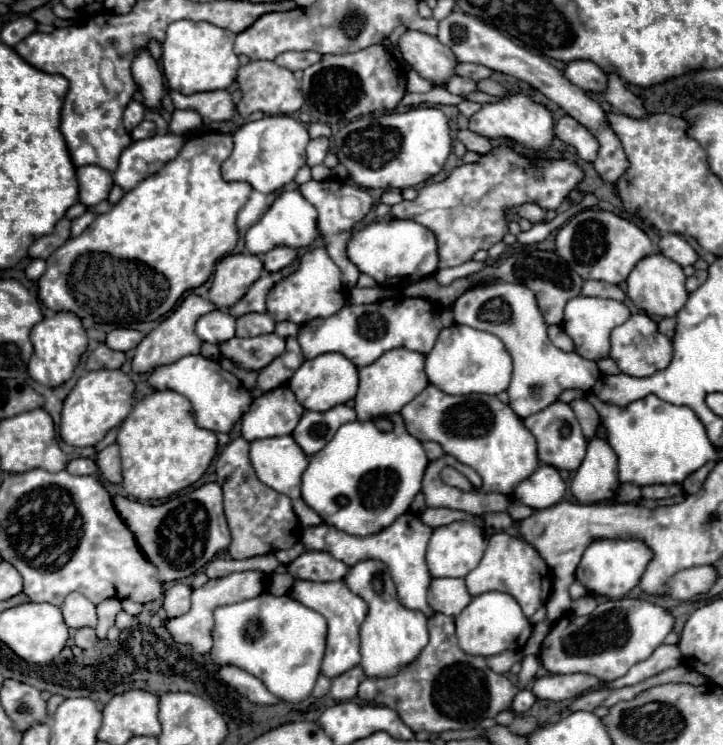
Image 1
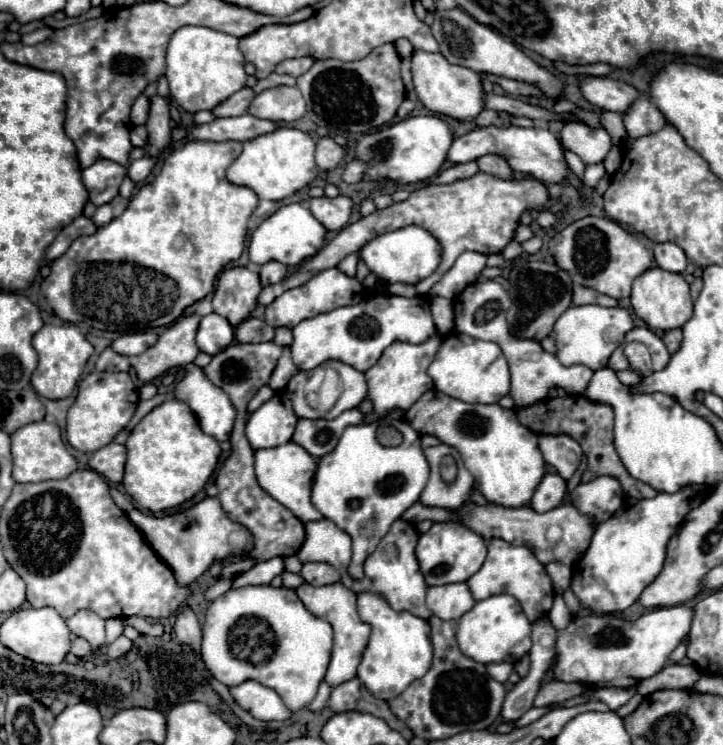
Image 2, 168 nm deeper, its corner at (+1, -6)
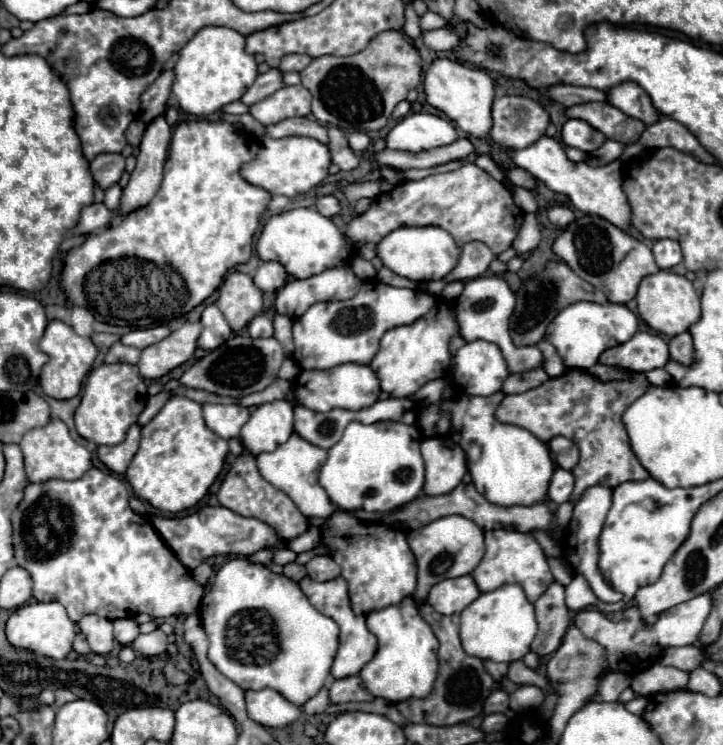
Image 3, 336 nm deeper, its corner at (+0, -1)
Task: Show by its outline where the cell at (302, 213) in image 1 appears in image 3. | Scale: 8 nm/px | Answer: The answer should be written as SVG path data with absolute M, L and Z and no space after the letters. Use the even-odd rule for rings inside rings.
M300 207L272 215L260 233L256 253L262 261L282 263L288 275L296 279L308 279L310 275L318 275L326 267L334 267L338 263L346 265L354 255L354 251L348 249L342 231L314 207Z

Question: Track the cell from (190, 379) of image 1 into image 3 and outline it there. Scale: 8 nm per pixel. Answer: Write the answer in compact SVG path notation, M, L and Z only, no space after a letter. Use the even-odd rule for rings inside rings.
M204 403L202 411L204 411L206 425L216 435L220 435L222 439L238 437L242 425L250 417L250 411L246 407L240 407L240 405L218 405L218 403L212 405L212 403Z

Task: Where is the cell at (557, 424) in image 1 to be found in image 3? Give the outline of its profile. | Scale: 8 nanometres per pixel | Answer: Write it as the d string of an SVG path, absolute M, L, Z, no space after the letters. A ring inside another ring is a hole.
M552 437L548 441L548 447L552 451L552 457L554 461L558 463L558 467L562 469L574 469L574 465L578 463L580 459L580 451L578 451L578 445L572 441L572 439L566 439L566 437Z

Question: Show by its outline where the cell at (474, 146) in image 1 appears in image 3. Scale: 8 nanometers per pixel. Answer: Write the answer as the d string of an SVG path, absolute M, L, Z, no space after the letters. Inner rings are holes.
M520 167L502 169L502 171L504 171L504 175L510 179L510 183L520 185L520 187L524 187L524 189L534 189L534 177L532 177L528 171L524 171L524 169L520 169Z

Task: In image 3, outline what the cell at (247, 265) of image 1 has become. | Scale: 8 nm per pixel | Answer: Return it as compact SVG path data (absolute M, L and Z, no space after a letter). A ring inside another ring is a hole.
M232 271L220 287L218 307L232 331L240 331L254 315L262 311L262 291L254 285L250 275Z

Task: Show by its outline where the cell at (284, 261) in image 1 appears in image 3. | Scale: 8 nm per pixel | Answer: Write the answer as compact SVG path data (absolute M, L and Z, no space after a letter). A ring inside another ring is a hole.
M278 261L262 263L258 273L254 275L254 283L262 291L278 291L280 287L286 285L286 281L288 281L288 273L286 273L286 269Z

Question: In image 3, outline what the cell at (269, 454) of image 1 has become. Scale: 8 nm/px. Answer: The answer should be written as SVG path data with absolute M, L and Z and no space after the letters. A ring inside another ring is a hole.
M292 433L292 437L286 443L278 445L274 451L256 455L260 475L268 483L272 483L276 489L286 493L296 503L300 513L308 519L312 519L312 517L328 519L336 511L336 507L330 503L326 491L318 485L318 471L324 465L324 461L326 461L326 451L320 447L314 447L312 443L306 443L306 439L302 439L296 433Z

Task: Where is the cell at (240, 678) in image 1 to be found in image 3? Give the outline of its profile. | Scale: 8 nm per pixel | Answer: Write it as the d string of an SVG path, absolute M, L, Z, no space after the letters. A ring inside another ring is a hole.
M274 689L246 691L246 709L250 719L274 729L290 725L300 717L300 707L286 701Z

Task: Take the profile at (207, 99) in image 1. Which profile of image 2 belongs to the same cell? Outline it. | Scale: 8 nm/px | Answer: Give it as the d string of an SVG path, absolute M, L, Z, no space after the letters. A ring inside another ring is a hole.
M243 88L239 92L235 92L231 98L227 98L225 102L221 102L213 110L213 114L217 118L223 118L223 116L241 116L241 114L247 112L247 108L249 108L249 104L251 104L253 98L255 98L253 88Z

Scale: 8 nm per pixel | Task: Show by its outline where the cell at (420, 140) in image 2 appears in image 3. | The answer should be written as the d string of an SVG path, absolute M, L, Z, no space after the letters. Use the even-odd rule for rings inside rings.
M410 113L386 135L386 147L420 153L456 141L456 129L442 117L430 113Z

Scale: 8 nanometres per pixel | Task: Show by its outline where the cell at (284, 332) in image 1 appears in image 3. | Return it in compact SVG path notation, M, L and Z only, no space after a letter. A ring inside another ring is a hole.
M276 315L274 317L274 337L282 343L286 357L292 355L294 351L294 343L292 343L292 319L284 317L284 315Z

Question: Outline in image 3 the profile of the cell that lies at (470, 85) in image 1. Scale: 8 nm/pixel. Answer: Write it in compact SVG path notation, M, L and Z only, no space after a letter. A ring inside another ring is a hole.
M602 101L572 105L572 107L566 107L564 113L570 119L582 119L582 121L590 123L594 129L602 131L608 139L620 141L624 145L634 143L634 139L638 139L638 131L642 131L642 127L646 127L640 119L628 117L620 109L616 109L608 103L602 103Z

